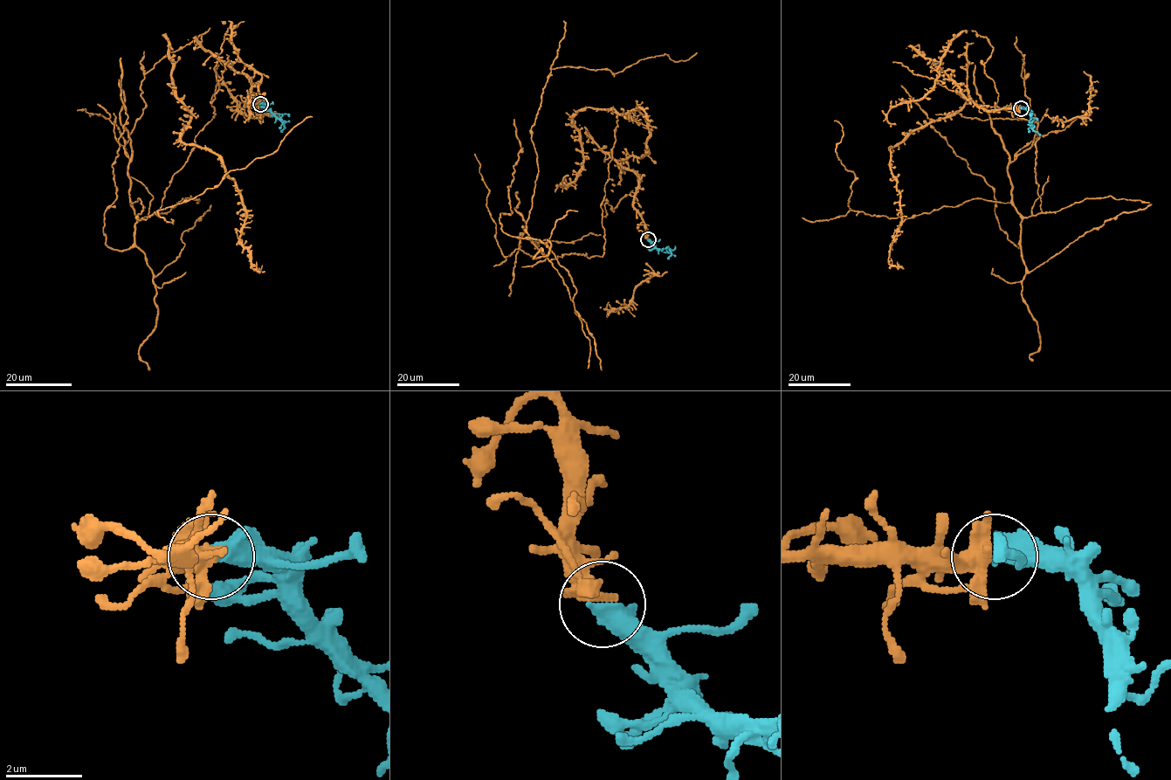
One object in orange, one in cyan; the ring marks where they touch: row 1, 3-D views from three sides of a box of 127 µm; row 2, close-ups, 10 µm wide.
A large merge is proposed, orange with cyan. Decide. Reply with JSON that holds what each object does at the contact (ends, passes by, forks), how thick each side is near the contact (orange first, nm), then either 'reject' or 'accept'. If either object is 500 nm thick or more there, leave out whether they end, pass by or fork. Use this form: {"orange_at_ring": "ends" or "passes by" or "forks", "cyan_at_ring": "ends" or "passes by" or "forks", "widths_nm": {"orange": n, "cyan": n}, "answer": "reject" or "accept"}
{"widths_nm": {"orange": 340, "cyan": 550}, "answer": "accept"}

